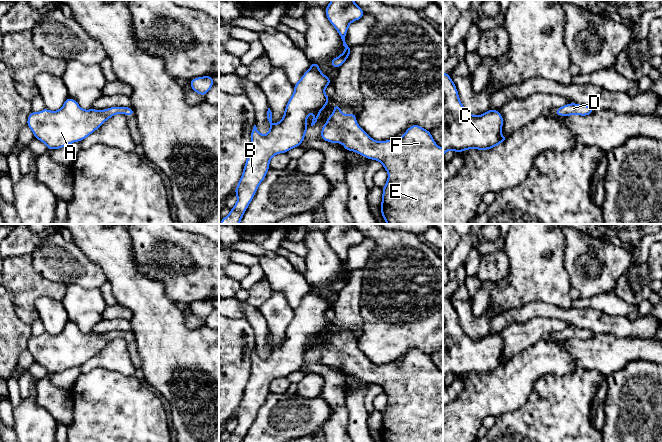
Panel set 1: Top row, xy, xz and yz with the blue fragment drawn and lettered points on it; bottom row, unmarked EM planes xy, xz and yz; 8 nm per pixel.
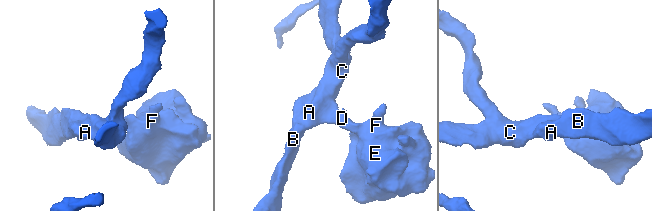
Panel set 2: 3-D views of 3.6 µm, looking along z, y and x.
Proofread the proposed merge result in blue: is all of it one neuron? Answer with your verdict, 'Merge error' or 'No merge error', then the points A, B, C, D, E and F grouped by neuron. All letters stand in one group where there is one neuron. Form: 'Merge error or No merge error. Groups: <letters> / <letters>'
No merge error. Groups: A B C D E F

